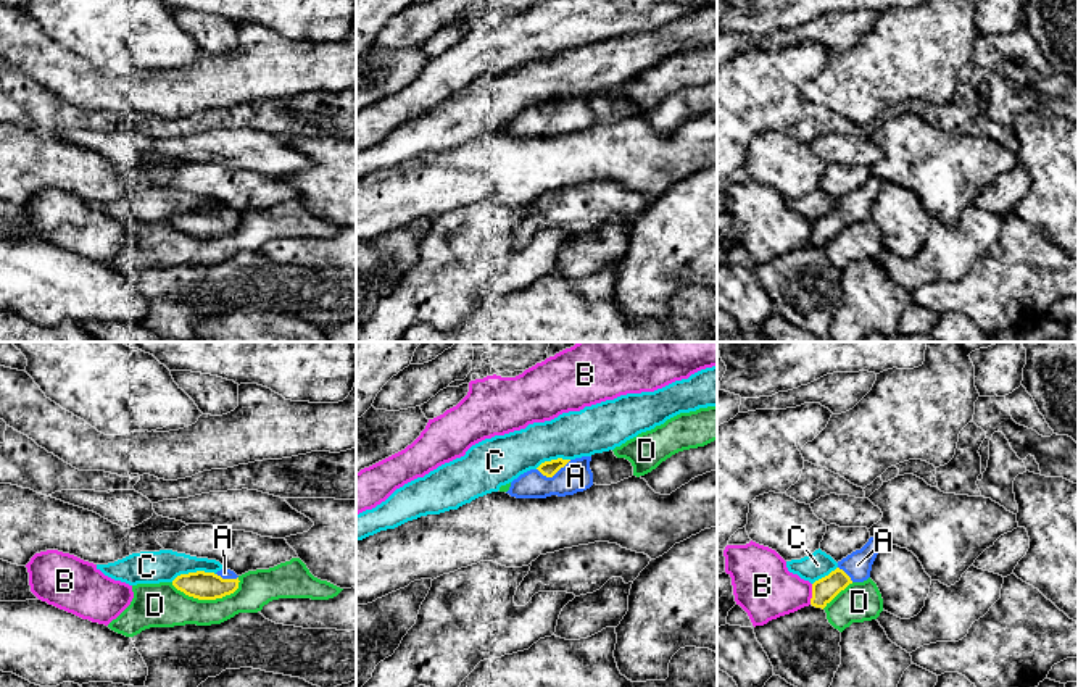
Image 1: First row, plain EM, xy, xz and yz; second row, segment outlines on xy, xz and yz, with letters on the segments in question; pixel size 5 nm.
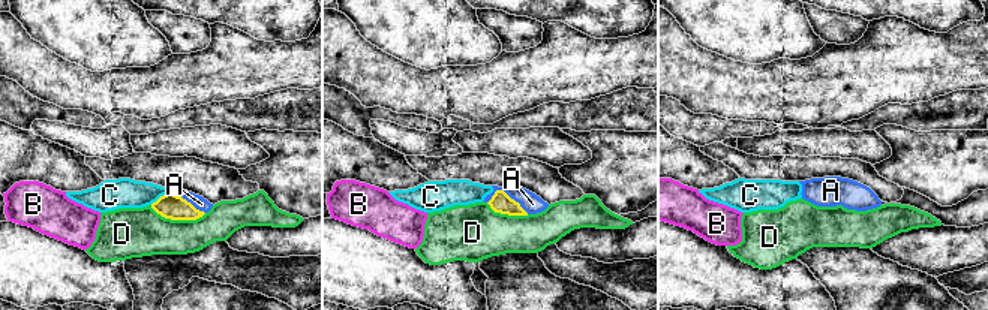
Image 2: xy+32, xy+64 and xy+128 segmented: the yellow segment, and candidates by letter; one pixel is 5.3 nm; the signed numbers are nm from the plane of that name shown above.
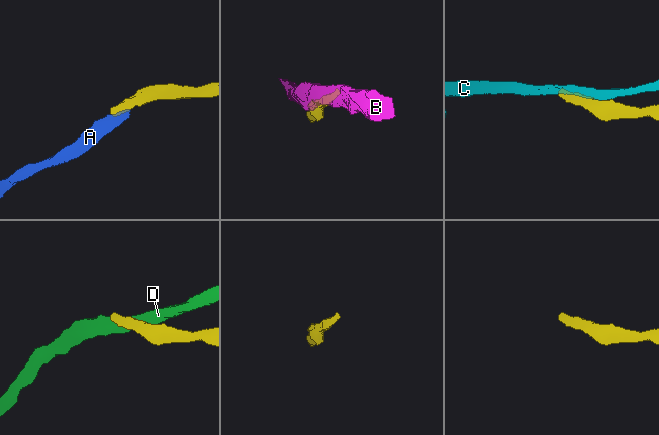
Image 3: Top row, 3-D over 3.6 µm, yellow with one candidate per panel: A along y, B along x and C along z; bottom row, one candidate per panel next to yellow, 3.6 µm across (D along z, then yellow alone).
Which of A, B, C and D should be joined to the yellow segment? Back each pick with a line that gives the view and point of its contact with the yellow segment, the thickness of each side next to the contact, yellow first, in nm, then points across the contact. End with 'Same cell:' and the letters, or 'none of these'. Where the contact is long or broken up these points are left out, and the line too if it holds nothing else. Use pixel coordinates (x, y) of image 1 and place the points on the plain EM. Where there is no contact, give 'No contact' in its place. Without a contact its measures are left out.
A: Touches yellow at xz (553, 113). Thickness 80 nm (yellow) against 160 nm. Path across: xz (548, 107), (553, 113), (576, 115)
Same cell: A

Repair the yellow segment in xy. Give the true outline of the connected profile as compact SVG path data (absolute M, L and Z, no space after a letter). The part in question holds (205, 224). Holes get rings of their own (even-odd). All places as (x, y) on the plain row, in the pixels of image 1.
M230 208L214 211L189 211L172 219L172 224L189 235L198 239L216 239L234 232L238 227L238 214Z

